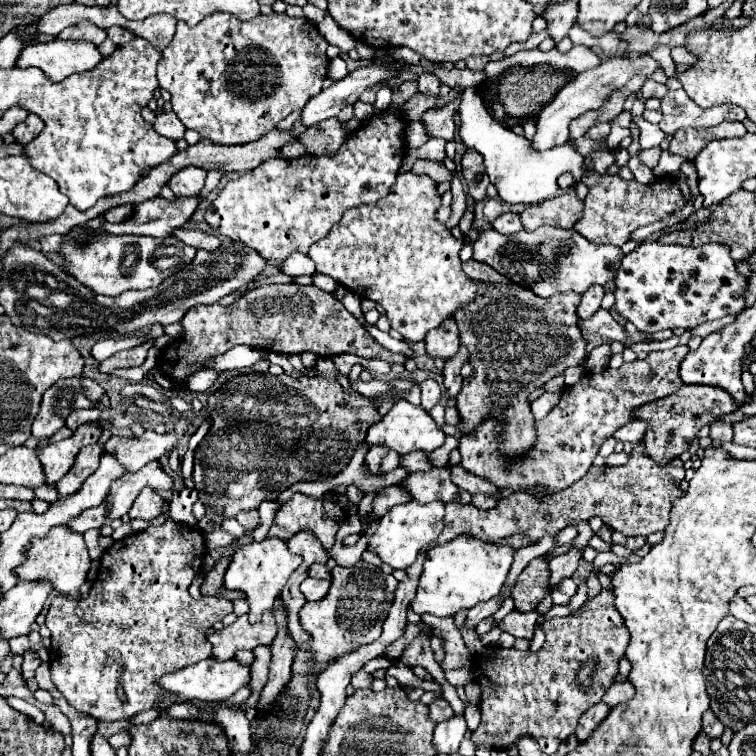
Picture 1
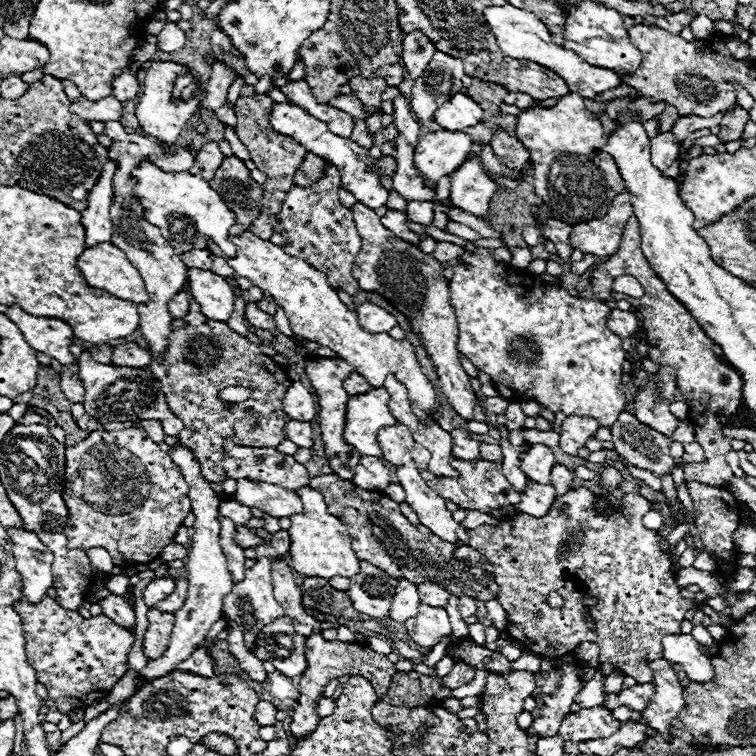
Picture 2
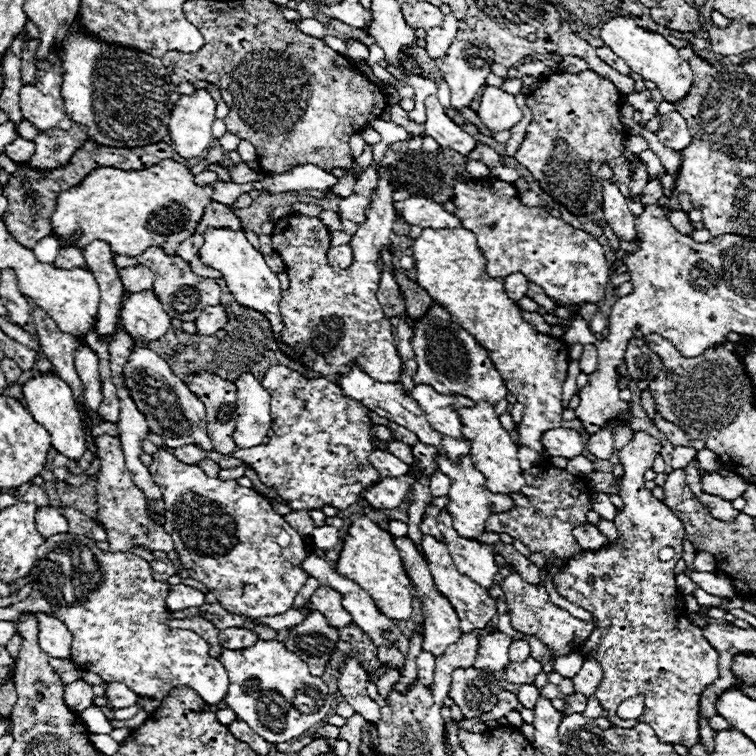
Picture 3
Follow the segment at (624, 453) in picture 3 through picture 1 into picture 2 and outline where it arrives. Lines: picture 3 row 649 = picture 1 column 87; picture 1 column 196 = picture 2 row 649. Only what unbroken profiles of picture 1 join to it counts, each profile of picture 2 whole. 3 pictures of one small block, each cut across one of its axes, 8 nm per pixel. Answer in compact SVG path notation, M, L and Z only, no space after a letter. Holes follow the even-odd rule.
M580 486L564 496L558 496L544 518L534 518L524 512L498 526L478 526L468 530L468 546L476 548L494 566L494 578L500 586L498 602L508 614L506 632L522 642L530 652L556 658L572 652L580 642L594 642L600 648L600 662L610 662L626 676L636 678L640 684L652 682L652 672L644 662L662 658L660 640L668 632L680 632L680 622L696 602L680 596L680 588L674 582L672 560L660 550L660 538L654 530L642 526L642 516L650 510L650 504L642 496L628 494L622 498L622 510L614 510L612 518L602 518L594 512L594 494ZM558 592L564 598L562 608L550 608L548 594ZM584 598L598 598L598 604L590 606L590 614L598 622L596 632L590 632L584 622Z

